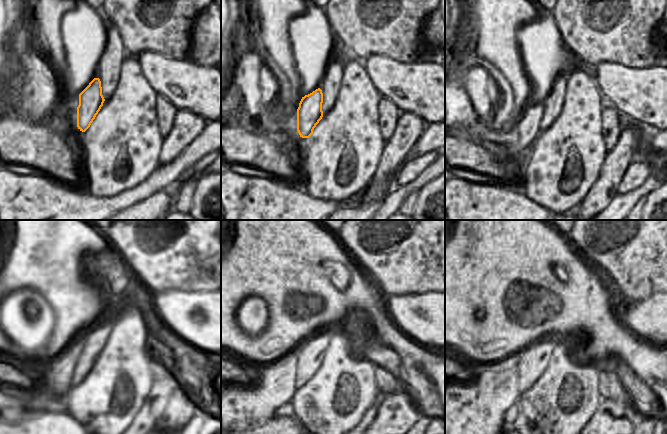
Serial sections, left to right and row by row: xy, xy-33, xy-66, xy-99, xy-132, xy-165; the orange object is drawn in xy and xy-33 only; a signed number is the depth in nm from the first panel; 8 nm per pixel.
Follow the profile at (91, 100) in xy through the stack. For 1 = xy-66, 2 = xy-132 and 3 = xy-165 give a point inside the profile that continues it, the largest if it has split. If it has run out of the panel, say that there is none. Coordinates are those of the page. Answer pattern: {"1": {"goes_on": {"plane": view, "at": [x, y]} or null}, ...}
{"1": {"goes_on": {"plane": "xy-66", "at": [528, 128]}}, "2": {"goes_on": {"plane": "xy-132", "at": [241, 410]}}, "3": {"goes_on": {"plane": "xy-165", "at": [465, 422]}}}

